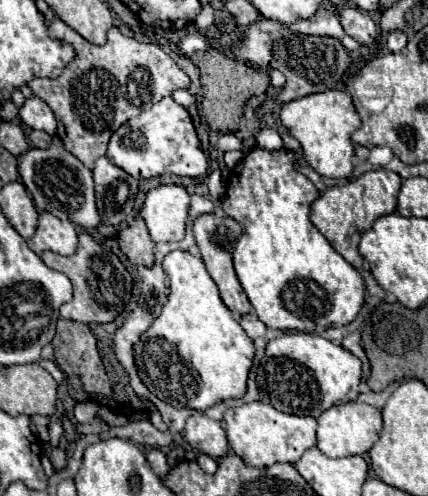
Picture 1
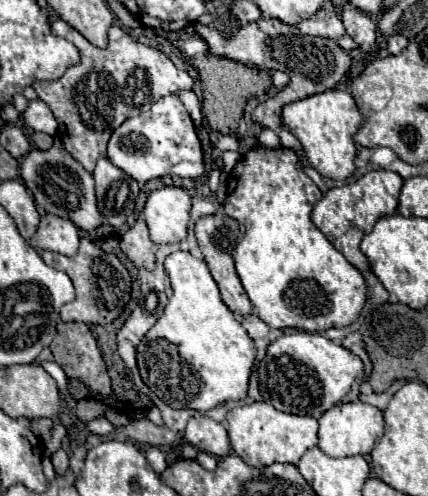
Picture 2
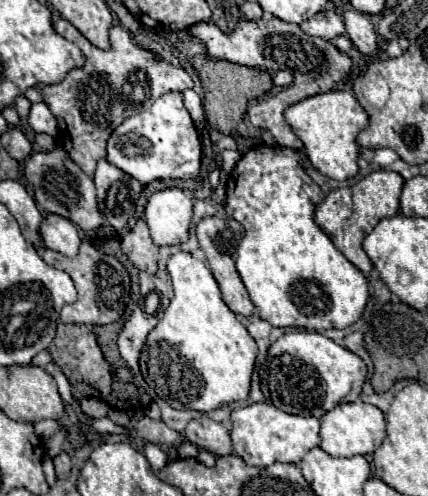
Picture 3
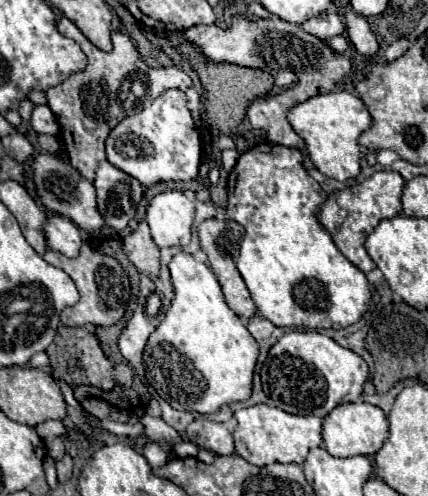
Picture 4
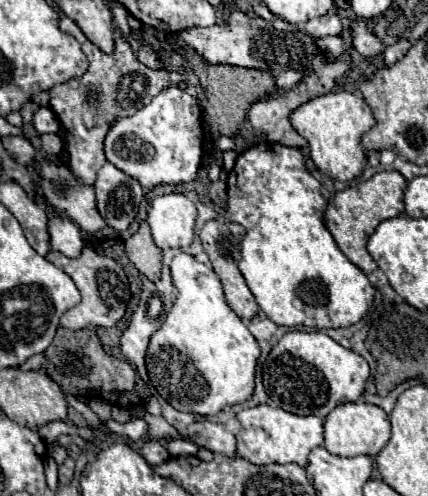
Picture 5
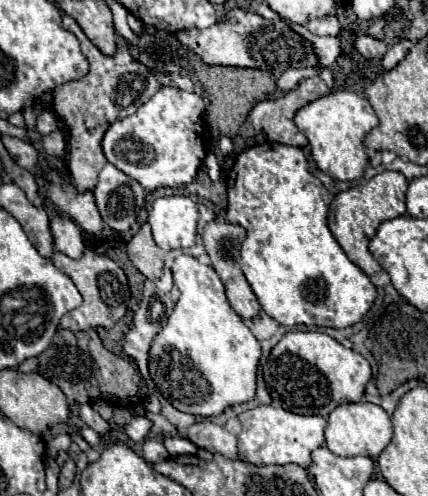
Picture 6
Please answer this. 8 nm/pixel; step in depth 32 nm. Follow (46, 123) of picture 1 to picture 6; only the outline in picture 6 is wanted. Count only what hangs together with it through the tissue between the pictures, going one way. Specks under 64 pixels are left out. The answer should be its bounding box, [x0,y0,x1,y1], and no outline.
[36,110,58,134]

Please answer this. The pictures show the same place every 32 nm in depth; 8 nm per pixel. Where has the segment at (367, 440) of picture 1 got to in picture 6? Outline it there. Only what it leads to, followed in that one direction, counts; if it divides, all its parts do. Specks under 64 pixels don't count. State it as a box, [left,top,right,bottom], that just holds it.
[326,402,392,458]

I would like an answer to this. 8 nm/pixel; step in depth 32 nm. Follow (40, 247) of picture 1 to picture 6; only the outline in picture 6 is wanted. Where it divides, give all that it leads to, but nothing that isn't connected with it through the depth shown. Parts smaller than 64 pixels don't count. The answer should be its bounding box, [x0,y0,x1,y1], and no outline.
[50,216,84,258]

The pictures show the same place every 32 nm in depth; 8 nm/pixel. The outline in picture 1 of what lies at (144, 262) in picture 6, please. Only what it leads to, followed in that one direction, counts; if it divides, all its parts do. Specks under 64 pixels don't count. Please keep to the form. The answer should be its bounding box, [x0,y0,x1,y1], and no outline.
[118,216,154,266]

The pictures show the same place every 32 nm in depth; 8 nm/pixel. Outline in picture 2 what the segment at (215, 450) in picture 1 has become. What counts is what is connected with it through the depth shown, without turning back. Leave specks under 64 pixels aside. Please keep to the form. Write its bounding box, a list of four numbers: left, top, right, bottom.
[184,414,230,456]

